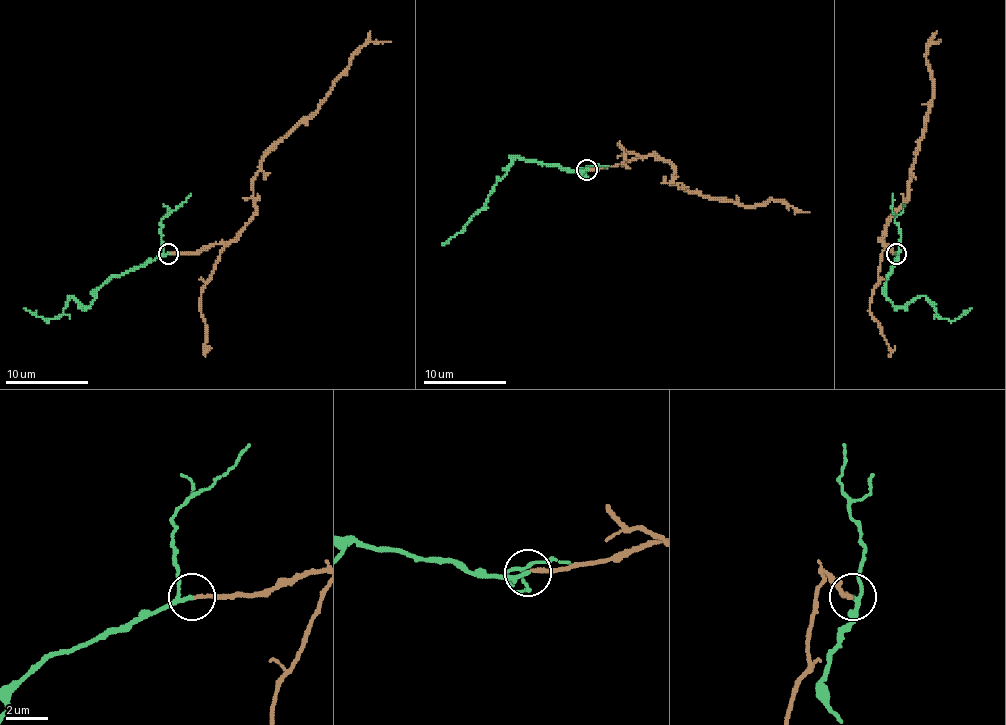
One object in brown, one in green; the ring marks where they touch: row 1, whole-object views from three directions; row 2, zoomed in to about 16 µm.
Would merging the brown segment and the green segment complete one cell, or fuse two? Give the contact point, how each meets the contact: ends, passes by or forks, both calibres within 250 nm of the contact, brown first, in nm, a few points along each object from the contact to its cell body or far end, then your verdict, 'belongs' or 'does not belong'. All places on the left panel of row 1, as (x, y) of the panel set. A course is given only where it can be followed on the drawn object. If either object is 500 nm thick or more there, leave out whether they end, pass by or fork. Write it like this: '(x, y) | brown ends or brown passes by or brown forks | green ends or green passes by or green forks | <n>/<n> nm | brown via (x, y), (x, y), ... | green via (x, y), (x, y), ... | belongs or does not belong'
(168, 253) | brown ends | green passes by | 170/150 nm | brown via (169, 254), (228, 244), (255, 210), (253, 181), (259, 162), (307, 118), (361, 48), (370, 41), (390, 41) | green via (167, 254), (113, 275), (88, 306), (82, 306), (69, 296), (63, 312), (49, 321), (24, 308) | belongs

